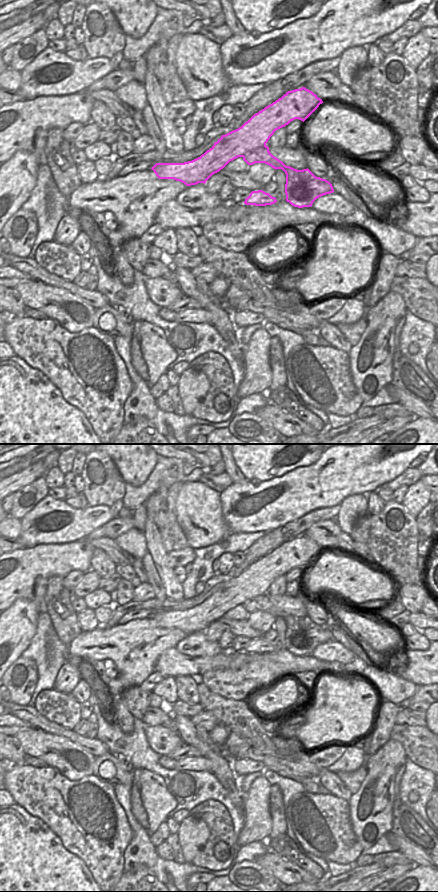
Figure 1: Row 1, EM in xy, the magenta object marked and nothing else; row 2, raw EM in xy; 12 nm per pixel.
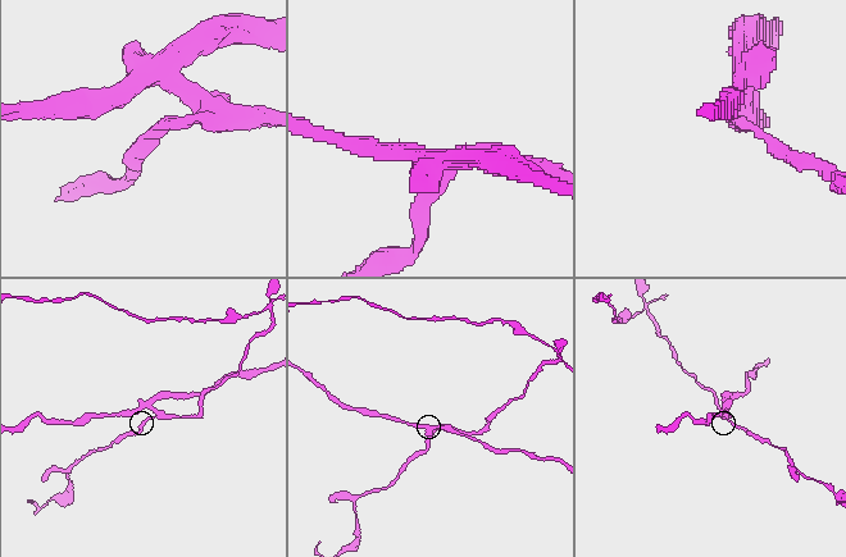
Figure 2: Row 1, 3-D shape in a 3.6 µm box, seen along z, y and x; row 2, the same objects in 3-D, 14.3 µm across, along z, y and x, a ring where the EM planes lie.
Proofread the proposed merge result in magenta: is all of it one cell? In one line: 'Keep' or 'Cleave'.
Cleave.

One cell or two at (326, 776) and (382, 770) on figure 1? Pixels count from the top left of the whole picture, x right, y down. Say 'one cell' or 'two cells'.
two cells

